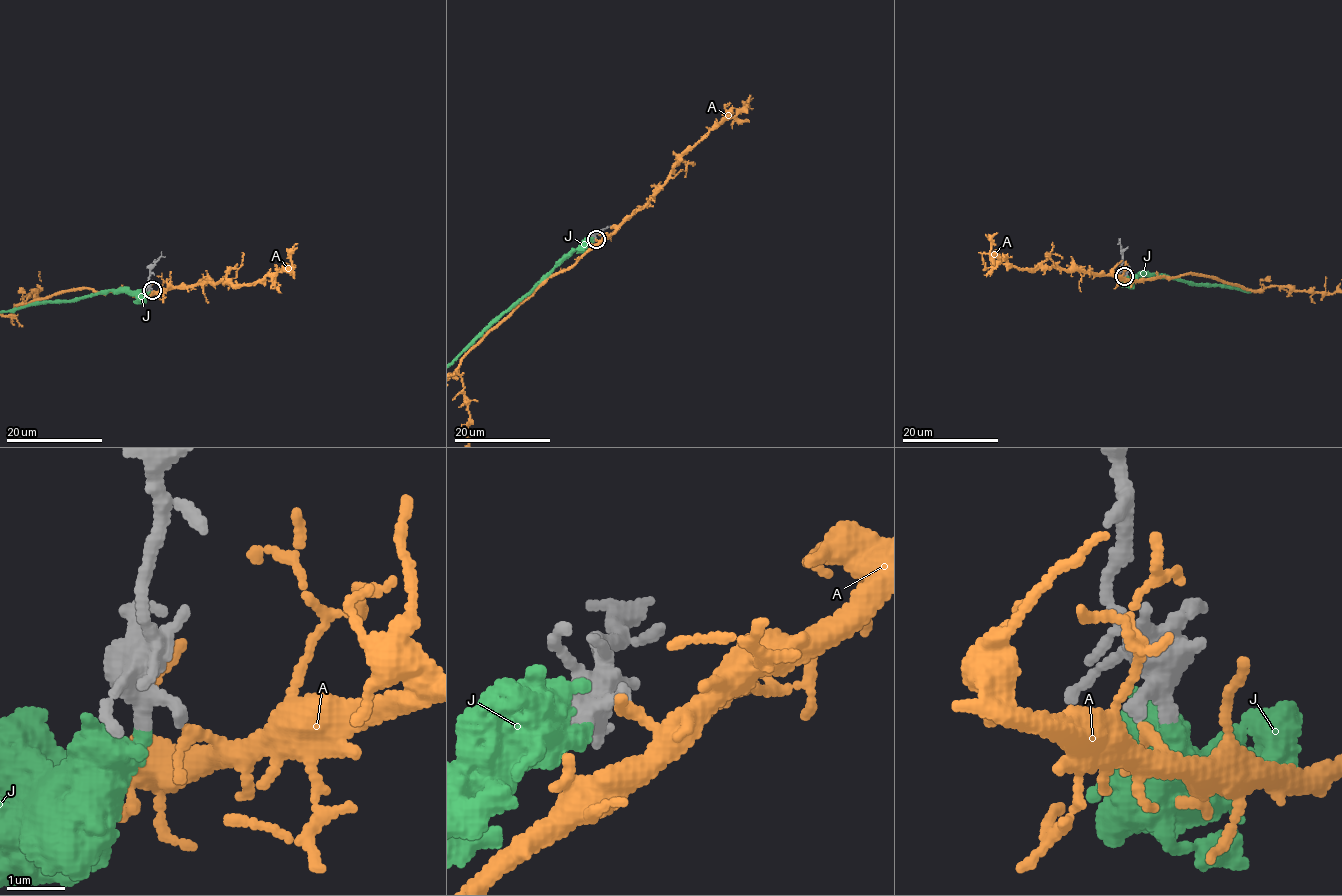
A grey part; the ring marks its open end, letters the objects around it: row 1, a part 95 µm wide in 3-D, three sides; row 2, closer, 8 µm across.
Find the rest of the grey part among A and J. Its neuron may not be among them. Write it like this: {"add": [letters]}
{"add": ["A"]}

